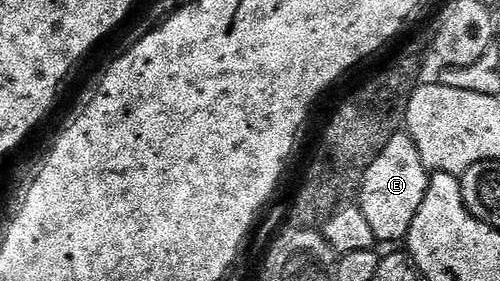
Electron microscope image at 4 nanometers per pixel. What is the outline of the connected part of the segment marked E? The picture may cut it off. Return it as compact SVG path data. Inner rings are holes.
M407 132L394 135L390 144L382 148L359 183L358 199L362 216L366 216L377 243L407 239L408 229L414 224L414 216L426 196L429 177L430 171L424 166L415 142Z

